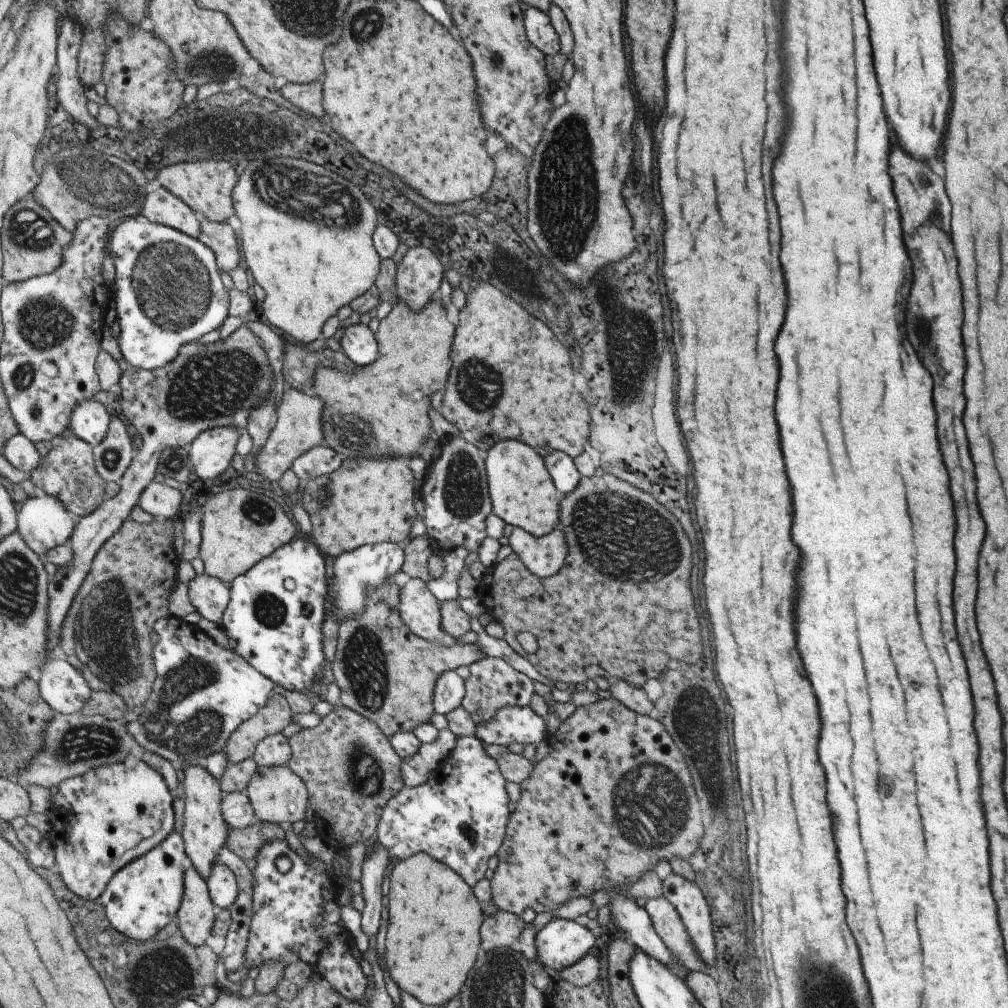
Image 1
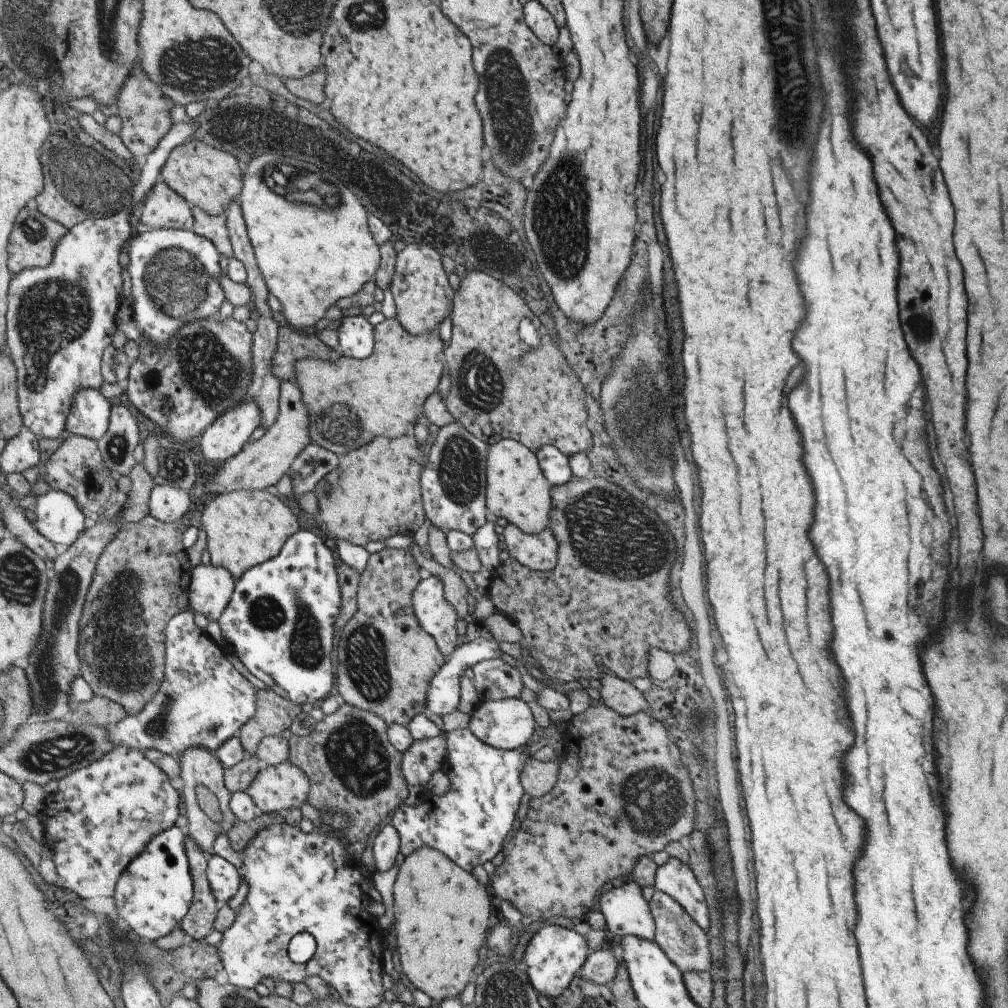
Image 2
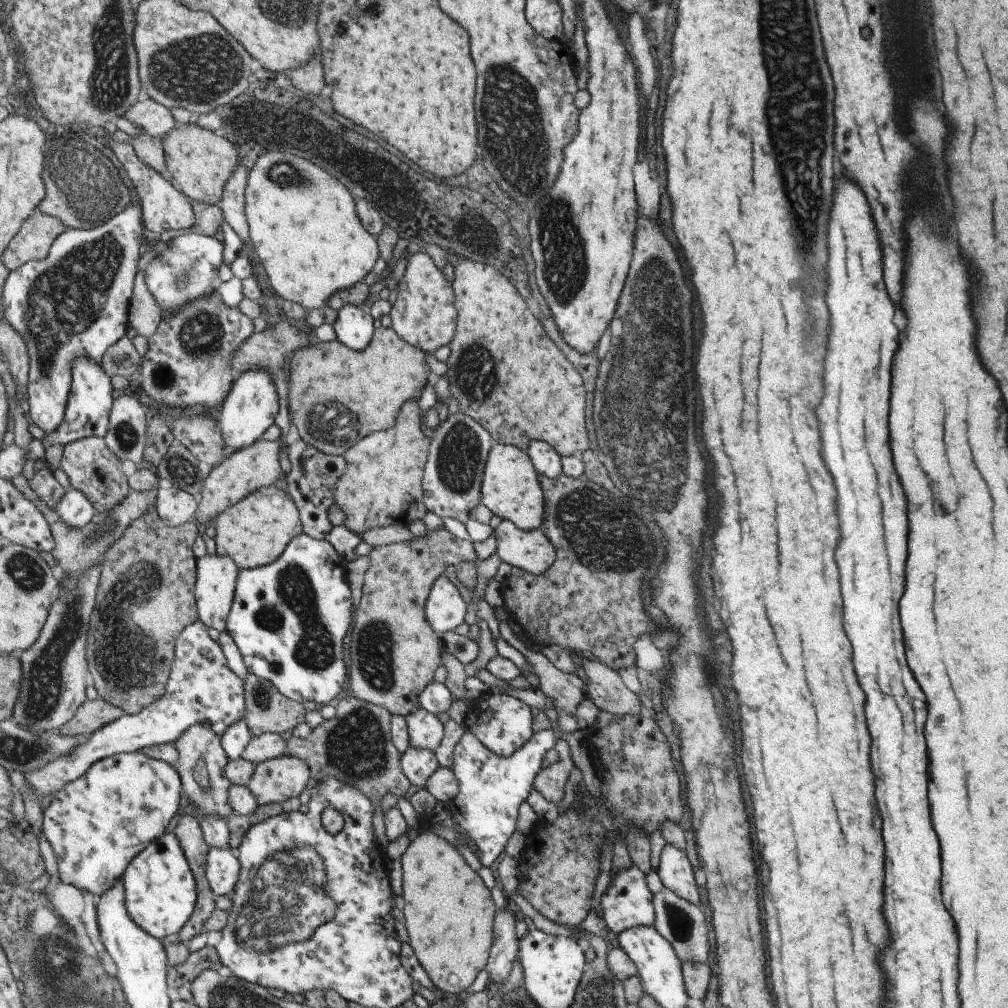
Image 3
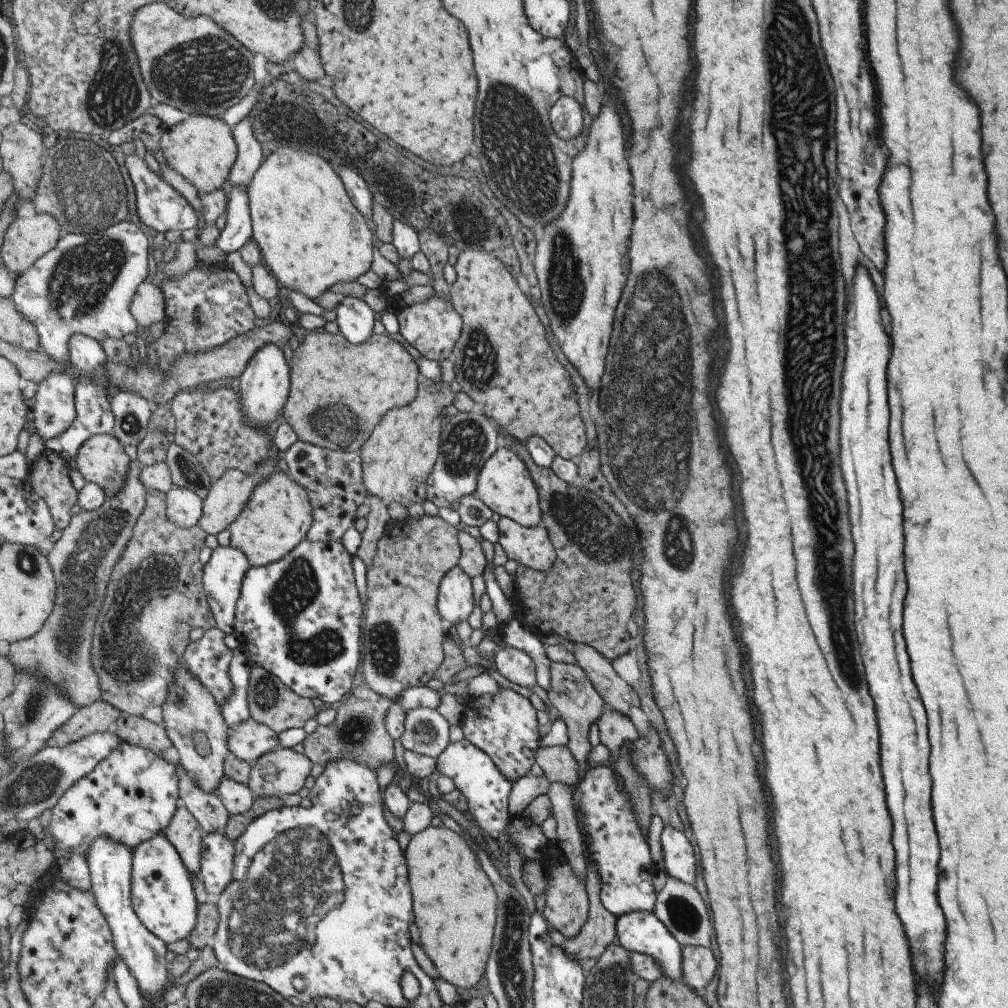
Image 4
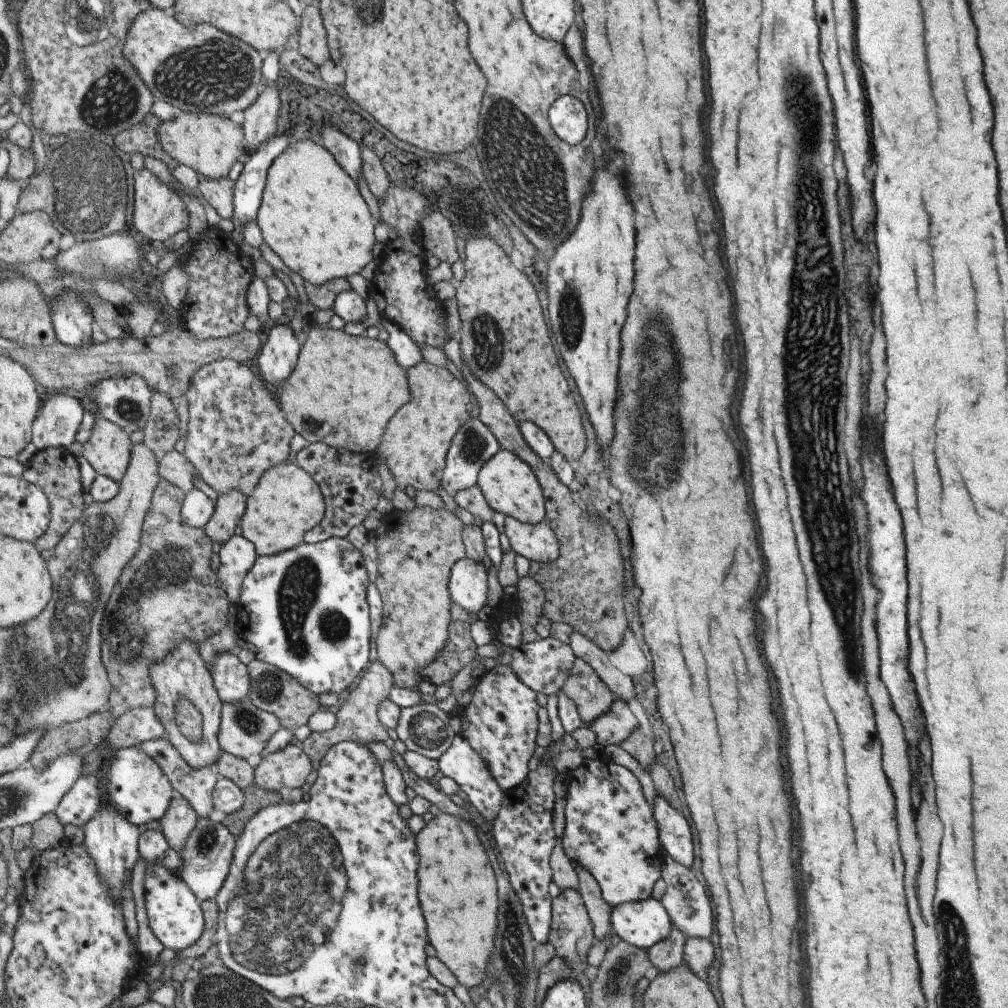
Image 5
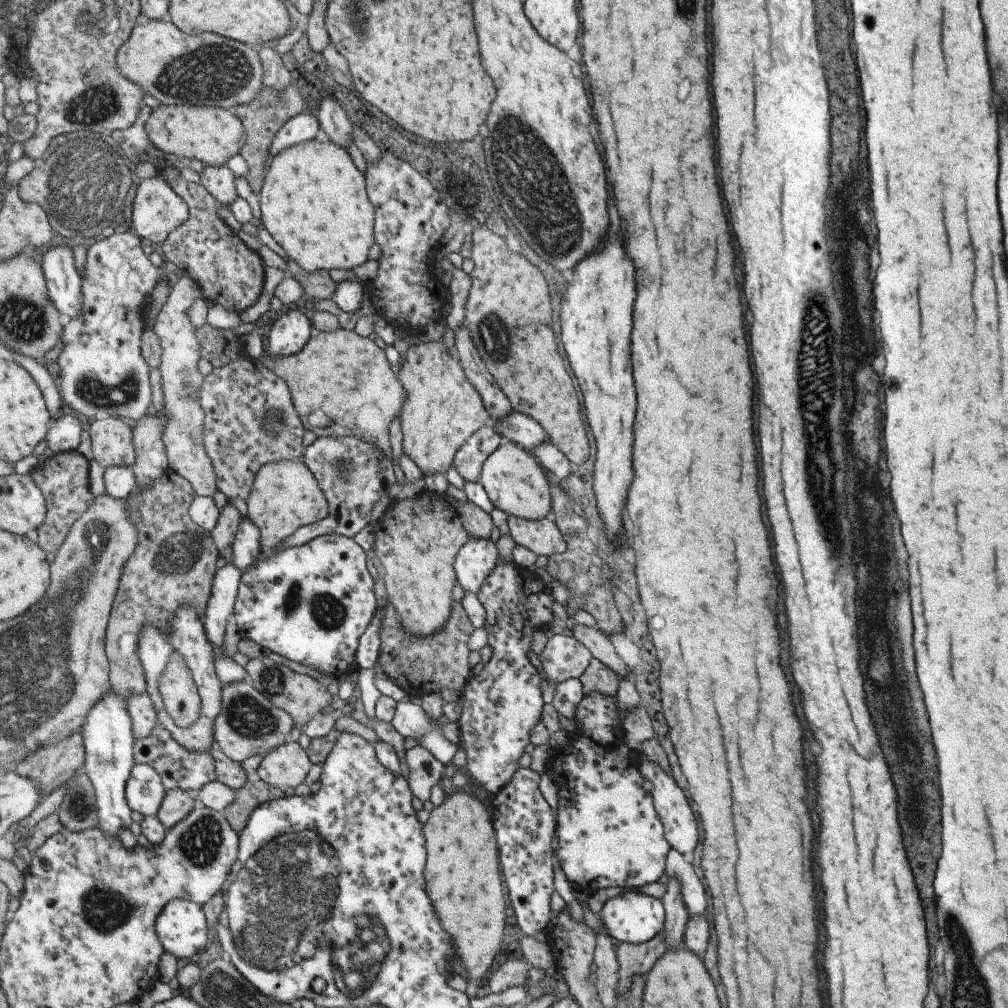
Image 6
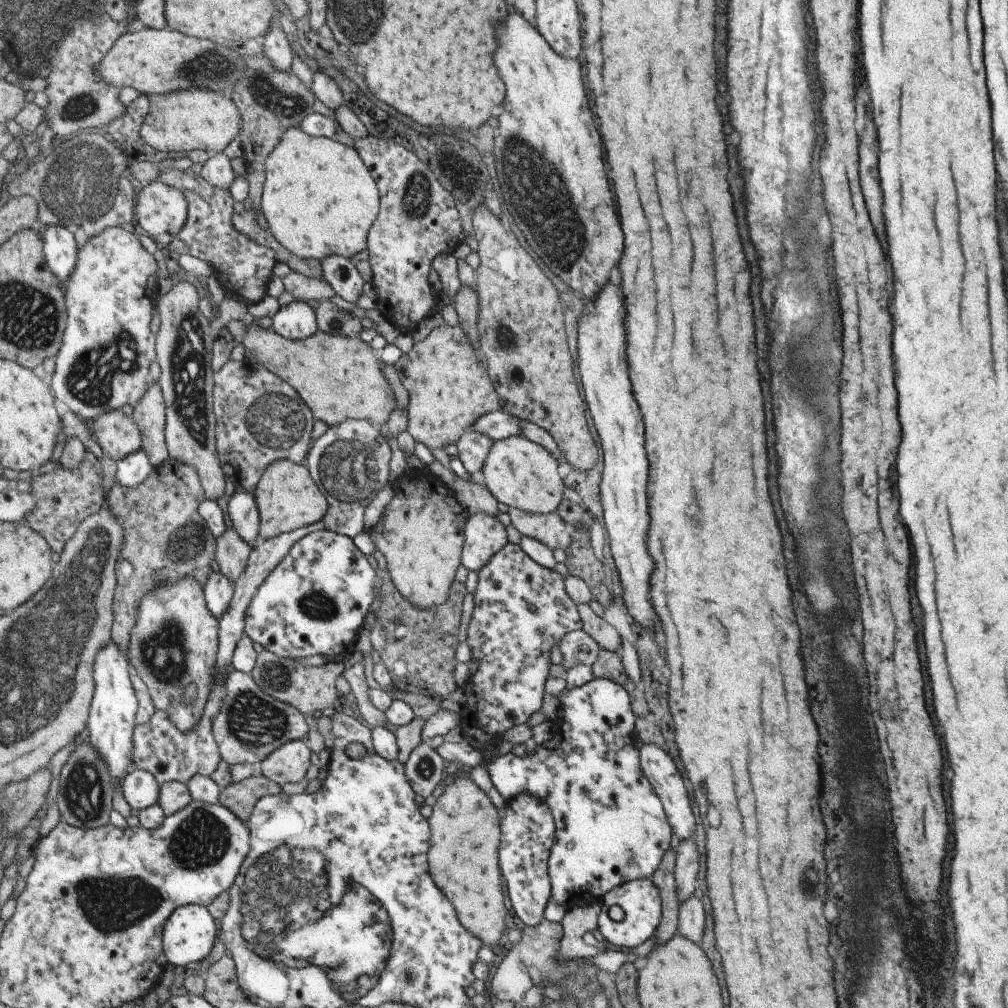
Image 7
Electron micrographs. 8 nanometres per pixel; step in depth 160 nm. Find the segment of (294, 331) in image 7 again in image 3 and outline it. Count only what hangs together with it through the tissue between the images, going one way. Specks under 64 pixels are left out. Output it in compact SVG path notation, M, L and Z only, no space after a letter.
M252 369L239 375L226 402L222 404L222 412L218 418L220 429L226 438L226 446L231 446L234 452L249 447L261 439L273 424L277 424L275 418L279 414L279 396L281 395L275 386L275 380L267 370Z

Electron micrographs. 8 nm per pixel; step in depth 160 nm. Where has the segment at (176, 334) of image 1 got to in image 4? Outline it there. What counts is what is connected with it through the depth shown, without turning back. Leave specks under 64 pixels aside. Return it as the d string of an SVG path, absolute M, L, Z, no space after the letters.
M247 185L232 187L228 198L228 219L218 242L214 245L221 251L231 254L241 249L254 236L250 196Z

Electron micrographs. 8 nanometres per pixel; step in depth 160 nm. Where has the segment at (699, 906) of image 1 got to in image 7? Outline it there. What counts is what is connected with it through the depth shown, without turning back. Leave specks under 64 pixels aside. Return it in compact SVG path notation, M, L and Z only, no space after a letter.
M649 743L644 744L640 749L640 759L642 760L642 772L646 775L649 784L652 786L653 792L661 801L667 822L669 823L672 834L682 841L683 838L691 836L695 820L693 820L693 812L689 808L689 800L687 800L687 792L685 792L685 784L683 778L679 776L673 760L669 758L669 754L665 752L665 748L659 745Z

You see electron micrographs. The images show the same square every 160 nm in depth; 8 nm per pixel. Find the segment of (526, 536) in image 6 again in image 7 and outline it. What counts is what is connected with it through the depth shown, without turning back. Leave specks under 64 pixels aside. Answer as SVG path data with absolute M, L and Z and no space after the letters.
M510 507L507 512L512 526L522 535L530 536L550 546L553 550L566 550L573 530L558 513L532 513L519 507Z

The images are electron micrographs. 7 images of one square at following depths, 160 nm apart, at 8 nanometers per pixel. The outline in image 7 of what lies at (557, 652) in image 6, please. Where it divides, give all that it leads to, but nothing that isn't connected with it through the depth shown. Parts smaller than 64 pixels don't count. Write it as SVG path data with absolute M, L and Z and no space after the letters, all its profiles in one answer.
M581 628L570 632L560 644L563 656L563 668L571 668L578 664L591 666L598 657L598 644Z

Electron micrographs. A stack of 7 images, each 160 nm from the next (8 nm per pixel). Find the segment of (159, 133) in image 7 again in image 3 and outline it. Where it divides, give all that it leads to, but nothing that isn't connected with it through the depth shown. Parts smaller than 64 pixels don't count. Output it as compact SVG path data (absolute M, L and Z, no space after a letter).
M197 122L180 124L173 132L164 136L167 168L175 183L192 201L220 205L226 184L235 167L240 163L242 151L231 137L219 135L211 129L200 127Z

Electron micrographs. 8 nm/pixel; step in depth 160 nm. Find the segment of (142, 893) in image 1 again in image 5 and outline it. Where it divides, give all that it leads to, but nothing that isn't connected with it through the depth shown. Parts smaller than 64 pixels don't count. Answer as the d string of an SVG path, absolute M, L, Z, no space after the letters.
M144 830L140 834L140 856L146 862L145 870L145 907L149 926L156 938L167 949L187 950L193 948L203 936L205 930L205 918L203 918L202 903L189 885L182 881L173 870L167 870L159 864L159 860L165 856L170 844L163 831Z

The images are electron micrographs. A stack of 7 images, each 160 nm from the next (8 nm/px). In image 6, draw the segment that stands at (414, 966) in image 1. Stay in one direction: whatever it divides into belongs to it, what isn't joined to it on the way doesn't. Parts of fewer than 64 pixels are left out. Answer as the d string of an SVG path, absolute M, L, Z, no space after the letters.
M470 792L448 793L444 801L429 814L425 824L426 846L429 850L427 862L427 892L431 892L431 900L435 900L435 908L439 908L439 916L443 916L443 926L454 936L458 950L467 973L465 994L469 999L475 998L479 992L479 980L491 968L495 956L501 950L505 926L507 926L507 900L505 886L499 864L499 848L497 848L497 832L494 816L487 810L483 798L473 796Z

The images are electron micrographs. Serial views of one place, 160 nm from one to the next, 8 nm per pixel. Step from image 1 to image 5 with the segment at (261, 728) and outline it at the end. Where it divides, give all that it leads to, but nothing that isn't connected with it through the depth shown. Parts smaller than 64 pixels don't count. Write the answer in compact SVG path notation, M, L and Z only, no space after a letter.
M253 659L249 664L252 690L249 696L263 710L275 713L286 729L295 730L309 724L311 717L321 708L319 695L302 685L294 676L267 661Z

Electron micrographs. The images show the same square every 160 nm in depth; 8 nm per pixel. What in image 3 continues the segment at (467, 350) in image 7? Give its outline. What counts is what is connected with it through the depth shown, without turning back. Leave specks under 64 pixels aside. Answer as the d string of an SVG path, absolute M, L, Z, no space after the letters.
M421 395L407 402L407 408L399 412L399 420L385 432L375 432L359 440L345 454L347 462L343 484L339 484L337 506L346 515L345 525L356 533L363 534L375 526L389 526L401 522L409 525L413 520L422 521L428 513L423 479L430 454L432 439L423 434L424 416L419 408Z

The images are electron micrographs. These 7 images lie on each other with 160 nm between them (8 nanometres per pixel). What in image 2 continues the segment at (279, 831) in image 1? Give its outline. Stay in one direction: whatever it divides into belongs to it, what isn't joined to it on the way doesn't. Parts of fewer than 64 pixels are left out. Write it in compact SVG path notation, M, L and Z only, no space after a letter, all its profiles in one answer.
M260 812L253 820L237 820L234 827L228 832L231 844L236 851L244 852L247 845L257 836L258 832L272 824L283 822L284 813L263 813Z

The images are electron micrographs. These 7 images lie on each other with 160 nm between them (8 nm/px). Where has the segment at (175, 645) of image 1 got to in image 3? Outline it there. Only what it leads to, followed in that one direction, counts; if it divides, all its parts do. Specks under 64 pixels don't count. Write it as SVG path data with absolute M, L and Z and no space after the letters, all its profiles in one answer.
M199 620L179 635L167 694L158 703L151 704L140 713L123 715L86 737L73 752L58 756L46 766L24 775L35 797L51 794L54 798L62 788L85 775L100 760L119 754L150 751L163 743L175 743L197 723L211 723L223 736L228 727L245 718L246 710L246 681L231 670L222 644L209 636L209 627Z

